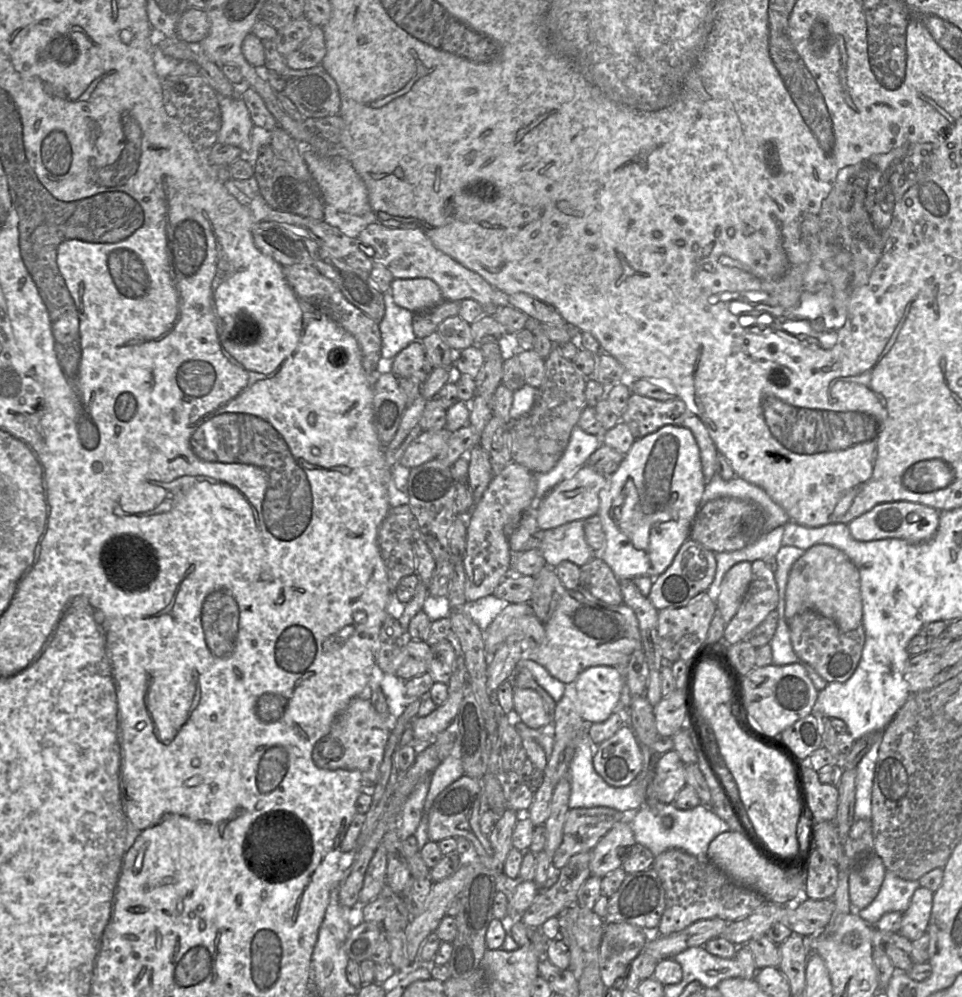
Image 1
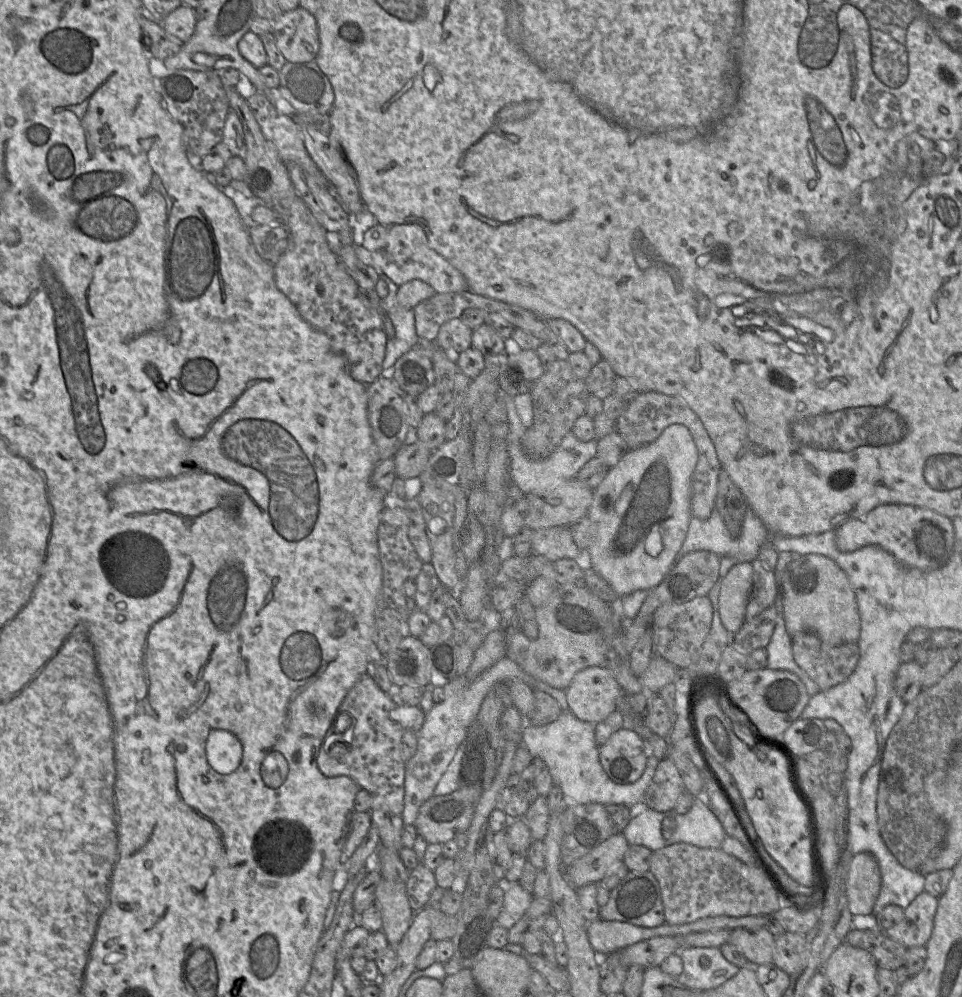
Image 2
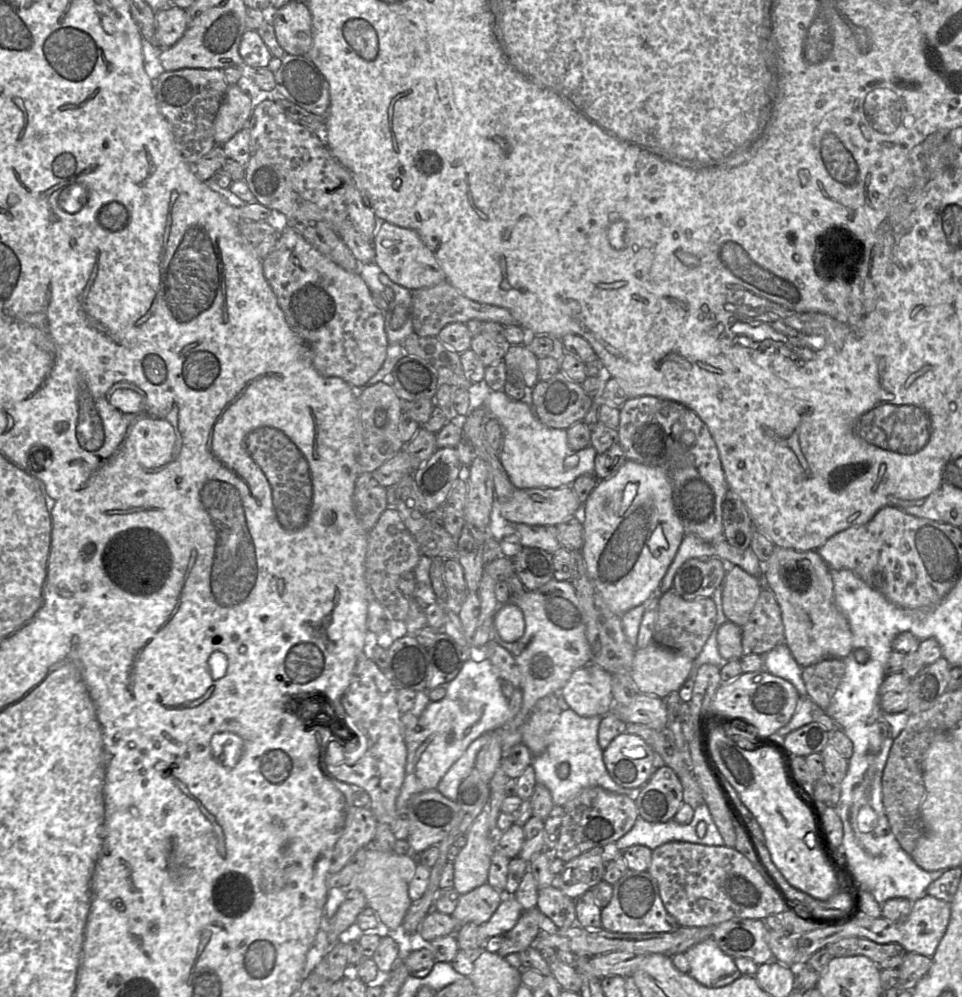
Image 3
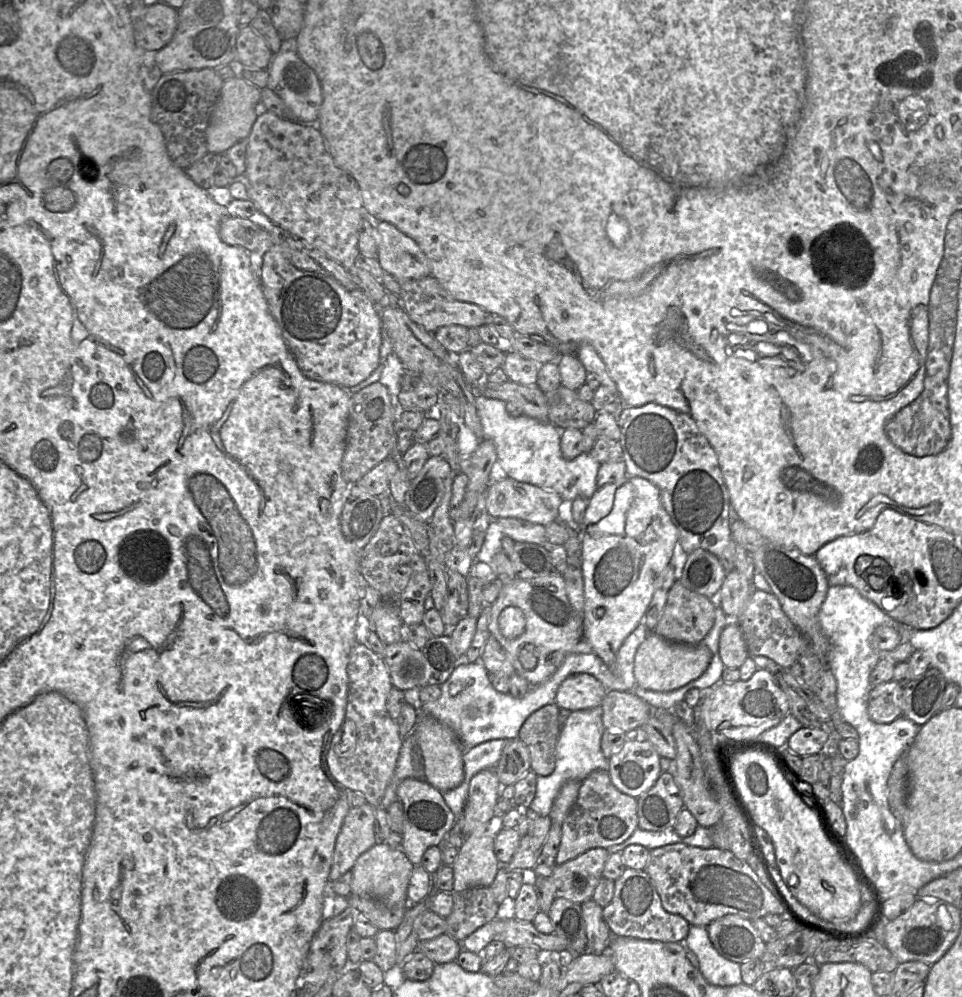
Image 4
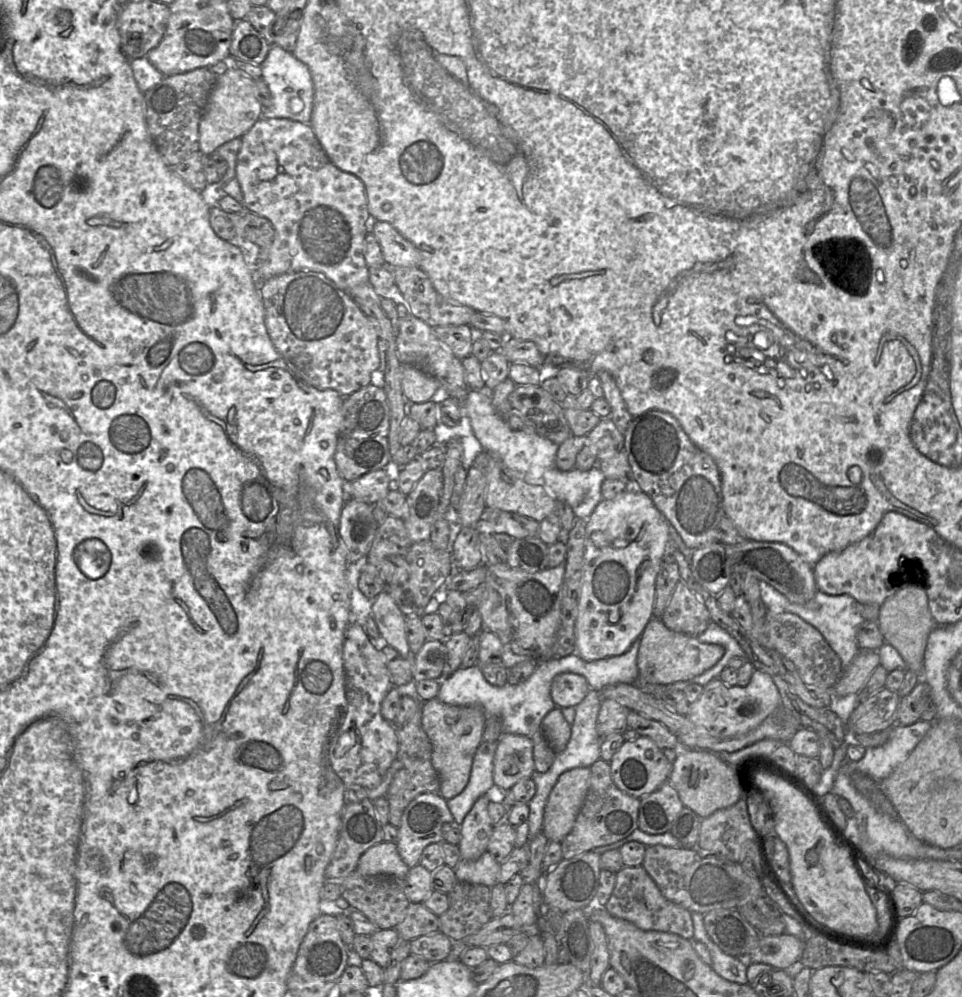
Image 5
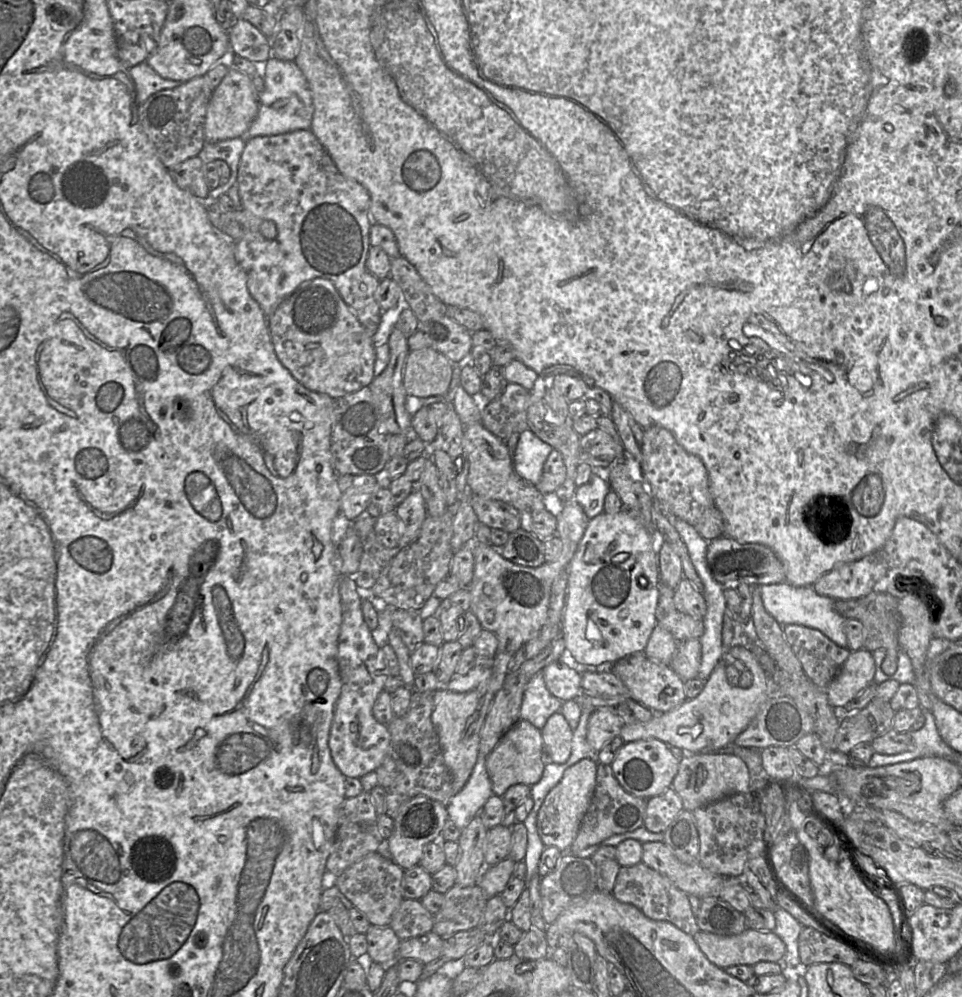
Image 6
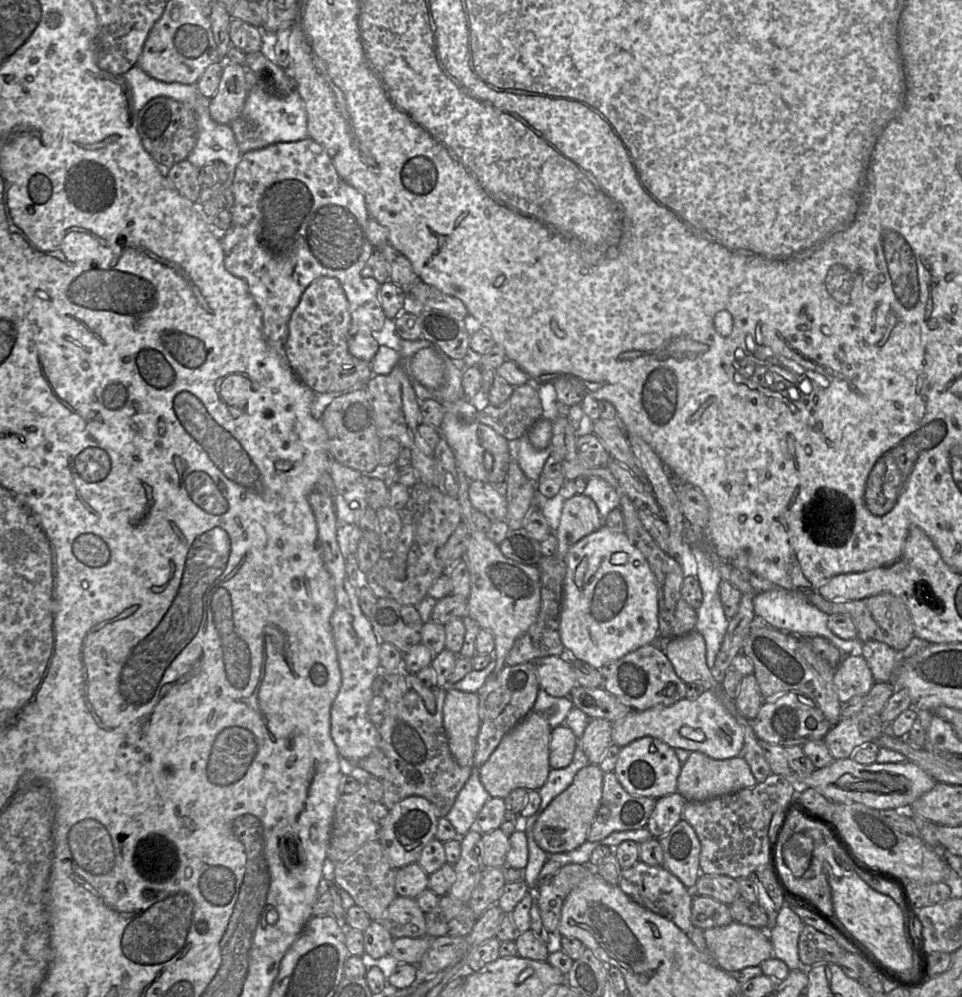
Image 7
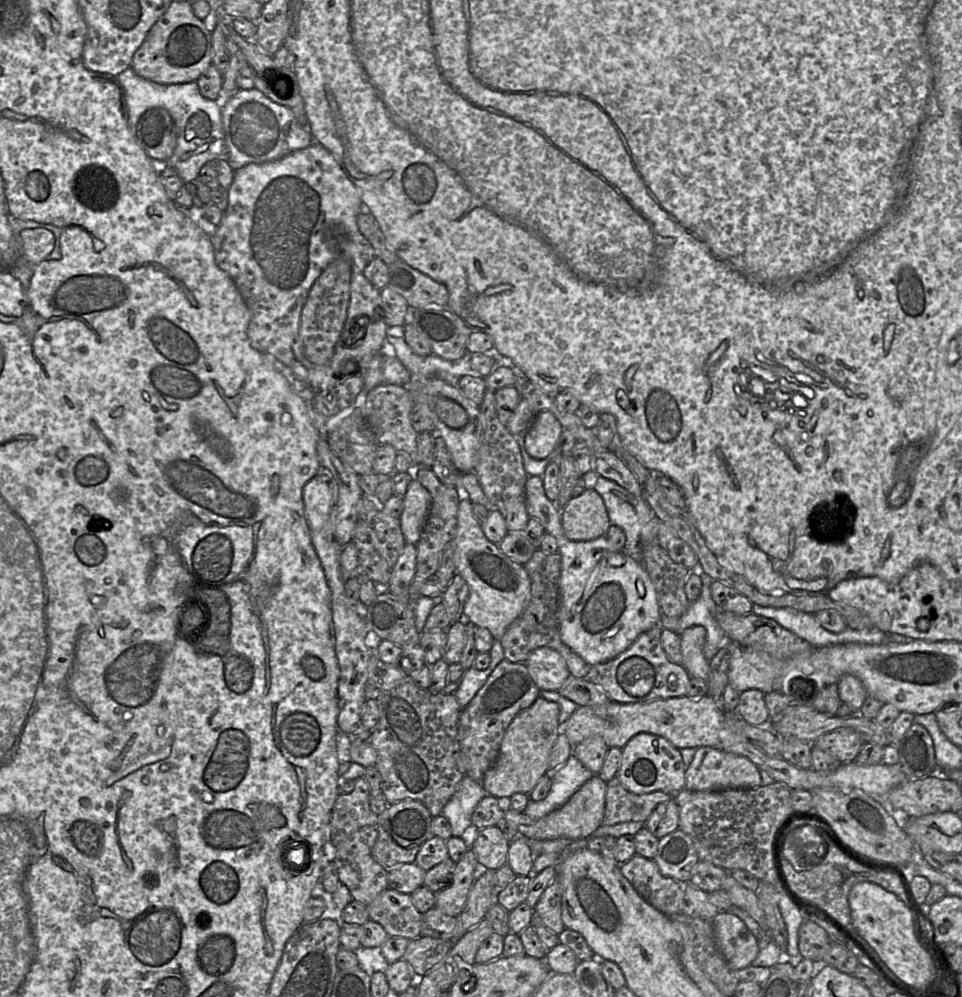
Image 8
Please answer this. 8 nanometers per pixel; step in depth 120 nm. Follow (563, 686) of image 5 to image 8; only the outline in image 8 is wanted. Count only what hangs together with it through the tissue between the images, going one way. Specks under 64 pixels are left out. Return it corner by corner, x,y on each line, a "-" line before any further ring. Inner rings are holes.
549,647
532,651
525,665
540,691
558,691
570,677
564,658

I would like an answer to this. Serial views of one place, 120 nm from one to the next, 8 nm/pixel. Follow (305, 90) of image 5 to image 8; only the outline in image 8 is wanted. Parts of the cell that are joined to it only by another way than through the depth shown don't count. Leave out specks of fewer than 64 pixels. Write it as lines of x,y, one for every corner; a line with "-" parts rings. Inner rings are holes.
255,87
238,89
221,106
228,162
234,171
251,163
278,160
314,142
311,132
298,122
290,108
273,102

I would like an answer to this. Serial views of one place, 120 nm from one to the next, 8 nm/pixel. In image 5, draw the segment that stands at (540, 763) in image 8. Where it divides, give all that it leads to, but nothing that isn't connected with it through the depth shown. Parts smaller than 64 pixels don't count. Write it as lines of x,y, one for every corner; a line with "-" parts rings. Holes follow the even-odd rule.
503,733
497,741
493,760
493,780
497,795
510,789
520,780
531,778
535,772
531,738

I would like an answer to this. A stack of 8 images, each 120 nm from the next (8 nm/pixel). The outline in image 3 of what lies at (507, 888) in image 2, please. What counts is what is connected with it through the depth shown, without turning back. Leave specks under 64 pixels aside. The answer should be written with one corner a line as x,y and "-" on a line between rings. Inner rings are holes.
501,893
501,903
496,911
487,922
478,927
479,937
484,941
493,936
504,936
516,925
524,911
515,894

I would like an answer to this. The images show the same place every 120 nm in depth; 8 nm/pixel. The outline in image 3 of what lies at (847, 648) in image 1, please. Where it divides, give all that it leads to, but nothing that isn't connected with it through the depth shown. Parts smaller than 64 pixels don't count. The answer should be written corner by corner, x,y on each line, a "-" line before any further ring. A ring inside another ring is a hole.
830,658
802,668
807,696
822,710
826,710
845,673
841,658

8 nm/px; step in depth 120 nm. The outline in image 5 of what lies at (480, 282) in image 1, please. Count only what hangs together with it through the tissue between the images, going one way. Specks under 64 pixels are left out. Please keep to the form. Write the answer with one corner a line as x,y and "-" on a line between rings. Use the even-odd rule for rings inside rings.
372,222
370,232
381,246
385,266
390,268
419,266
417,248
392,225
387,222

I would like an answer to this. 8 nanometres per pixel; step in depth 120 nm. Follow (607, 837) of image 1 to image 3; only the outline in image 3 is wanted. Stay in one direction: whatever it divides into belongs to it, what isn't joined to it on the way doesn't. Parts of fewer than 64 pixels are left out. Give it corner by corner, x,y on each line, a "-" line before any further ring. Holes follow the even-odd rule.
615,843
586,851
565,862
555,875
552,885
576,900
602,881
607,864
622,852

